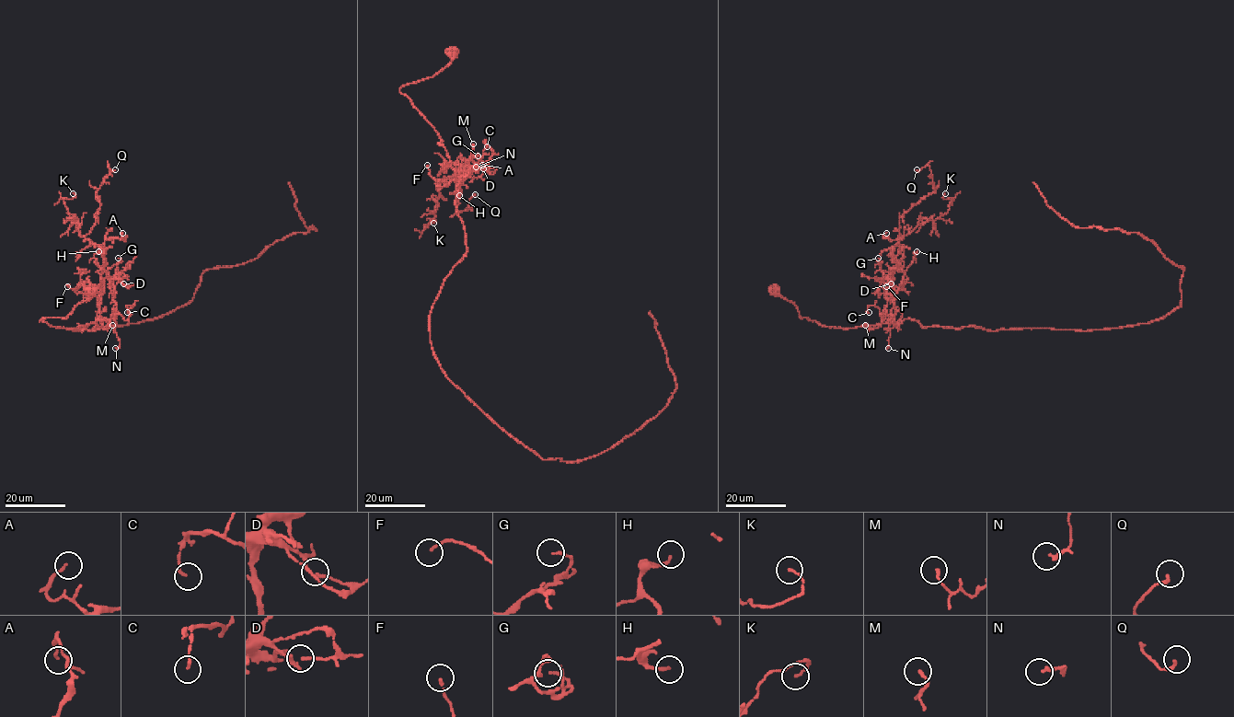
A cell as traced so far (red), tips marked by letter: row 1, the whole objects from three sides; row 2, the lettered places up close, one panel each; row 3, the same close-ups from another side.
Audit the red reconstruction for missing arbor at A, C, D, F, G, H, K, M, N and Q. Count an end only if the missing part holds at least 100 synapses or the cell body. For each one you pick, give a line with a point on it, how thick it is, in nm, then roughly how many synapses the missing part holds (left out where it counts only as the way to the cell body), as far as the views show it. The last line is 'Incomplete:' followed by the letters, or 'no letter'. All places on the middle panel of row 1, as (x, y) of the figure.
Incomplete: no letter

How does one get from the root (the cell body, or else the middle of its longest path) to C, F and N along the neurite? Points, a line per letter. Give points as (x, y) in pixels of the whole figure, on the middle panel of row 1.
C: (452, 52), (452, 61), (435, 75), (399, 91), (437, 132), (455, 177), (486, 162), (493, 153), (487, 146)
F: (452, 52), (452, 61), (435, 75), (399, 89), (437, 132), (455, 176), (468, 173), (443, 182), (427, 165)
N: (452, 52), (452, 61), (435, 75), (404, 85), (399, 91), (437, 132), (455, 177), (466, 176), (476, 167)

